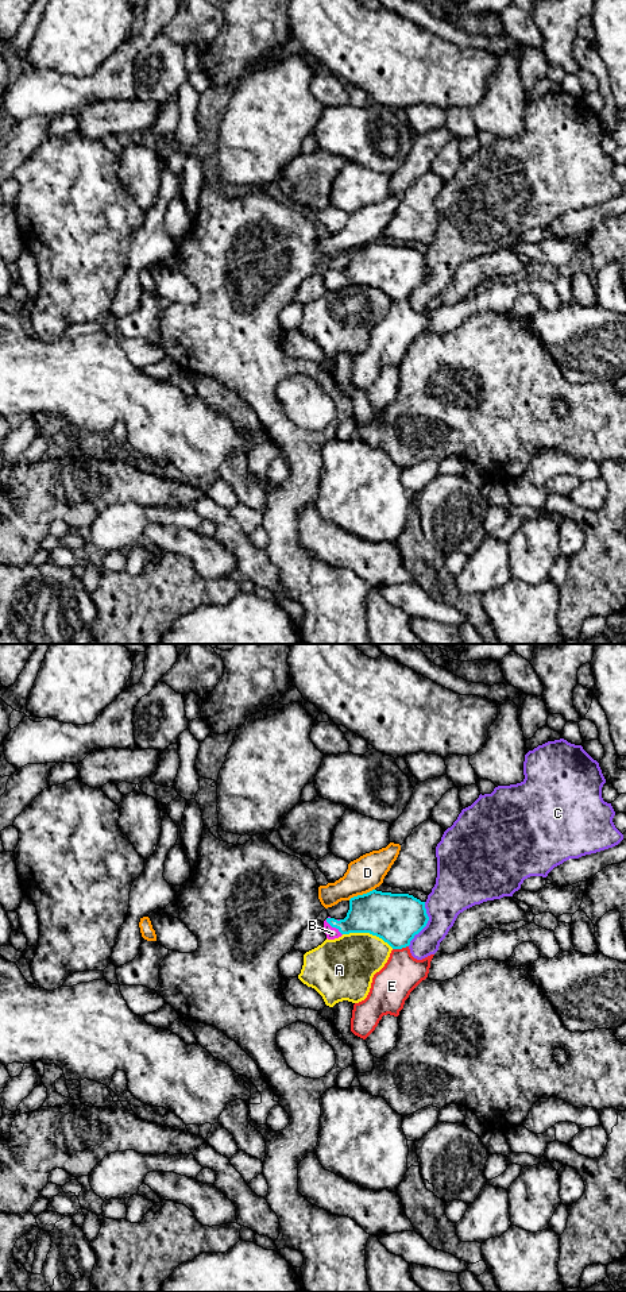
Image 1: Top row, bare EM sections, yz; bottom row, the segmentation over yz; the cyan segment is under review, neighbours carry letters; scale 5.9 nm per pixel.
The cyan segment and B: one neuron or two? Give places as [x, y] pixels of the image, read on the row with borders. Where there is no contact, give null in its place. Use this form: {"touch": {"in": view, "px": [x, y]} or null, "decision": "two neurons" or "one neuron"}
{"touch": {"in": "yz", "px": [332, 926]}, "decision": "one neuron"}

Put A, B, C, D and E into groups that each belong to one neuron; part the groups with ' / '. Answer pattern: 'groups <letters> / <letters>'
groups A / B / C / D / E

